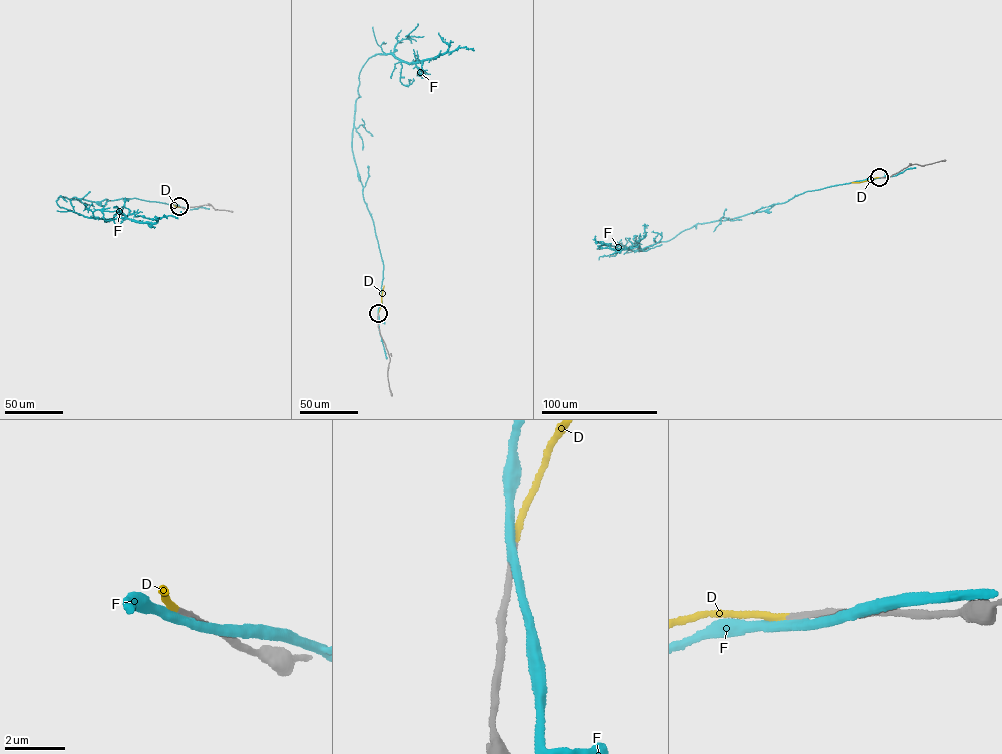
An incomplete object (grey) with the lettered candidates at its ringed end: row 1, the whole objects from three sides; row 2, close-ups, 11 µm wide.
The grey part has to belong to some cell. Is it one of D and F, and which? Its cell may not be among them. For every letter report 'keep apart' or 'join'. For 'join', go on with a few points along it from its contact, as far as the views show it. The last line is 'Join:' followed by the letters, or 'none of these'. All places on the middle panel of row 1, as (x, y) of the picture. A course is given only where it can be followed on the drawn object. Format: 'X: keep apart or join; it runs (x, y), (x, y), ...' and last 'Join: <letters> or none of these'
D: join; it runs (378, 313), (384, 285)
F: keep apart
Join: D

